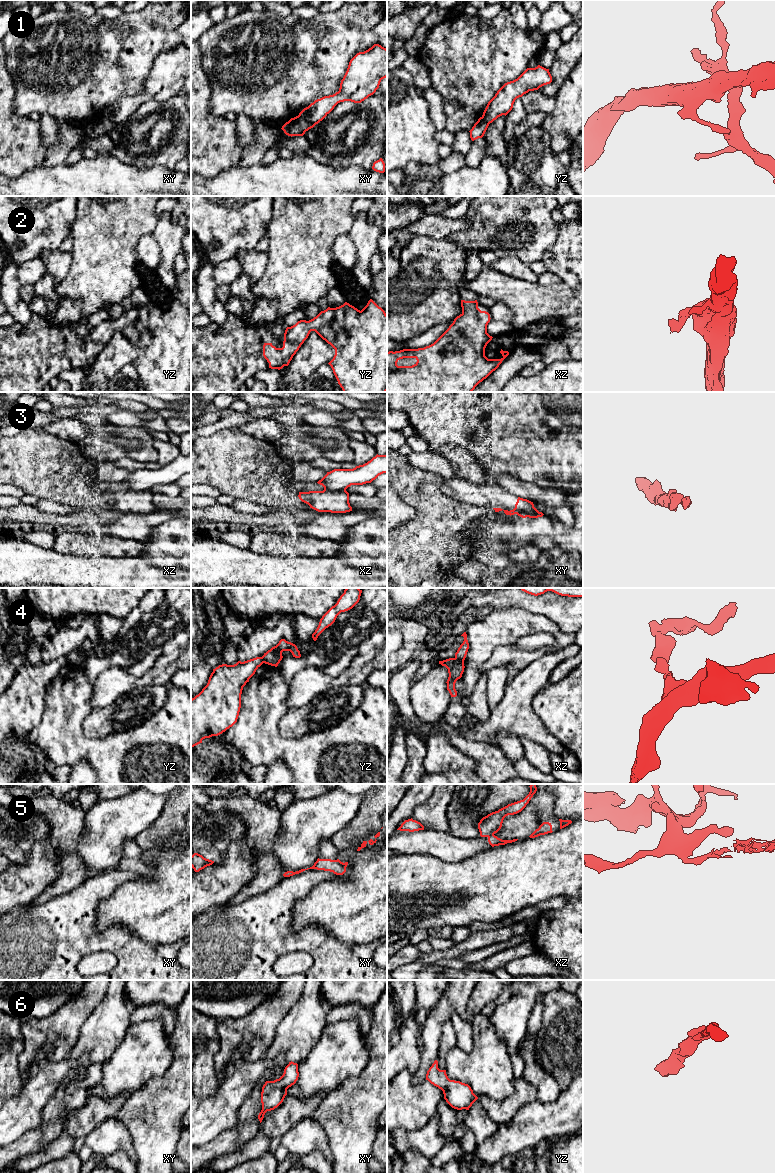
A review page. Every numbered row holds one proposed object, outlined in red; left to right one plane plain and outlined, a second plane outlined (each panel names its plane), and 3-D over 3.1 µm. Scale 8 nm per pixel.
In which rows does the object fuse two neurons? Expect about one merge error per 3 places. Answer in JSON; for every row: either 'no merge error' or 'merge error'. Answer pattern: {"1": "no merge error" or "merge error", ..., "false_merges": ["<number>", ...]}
{"1": "merge error", "2": "no merge error", "3": "merge error", "4": "merge error", "5": "merge error", "6": "no merge error", "false_merges": ["1", "3", "4", "5"]}

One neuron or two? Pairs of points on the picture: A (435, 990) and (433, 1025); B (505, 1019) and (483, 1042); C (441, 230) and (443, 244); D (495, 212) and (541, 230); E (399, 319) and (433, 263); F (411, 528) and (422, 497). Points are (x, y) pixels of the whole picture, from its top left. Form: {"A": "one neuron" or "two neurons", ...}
{"A": "two neurons", "B": "two neurons", "C": "two neurons", "D": "one neuron", "E": "one neuron", "F": "one neuron"}

